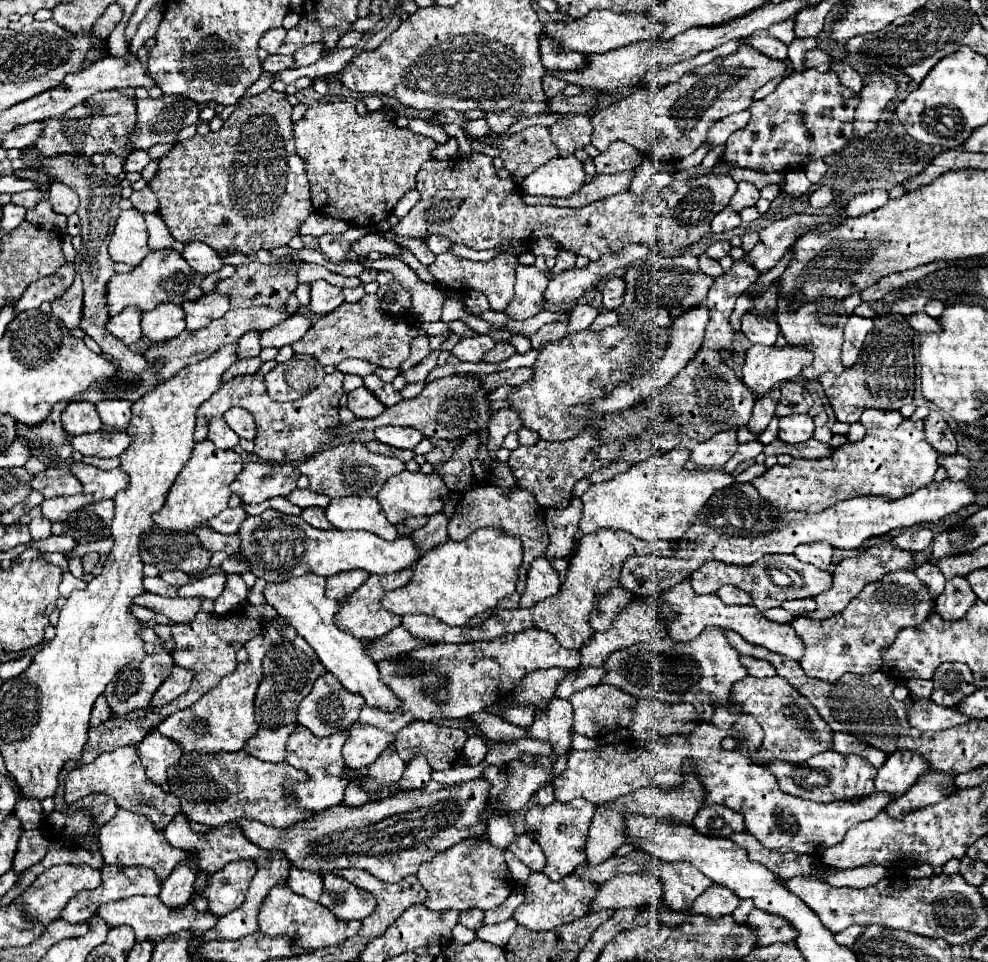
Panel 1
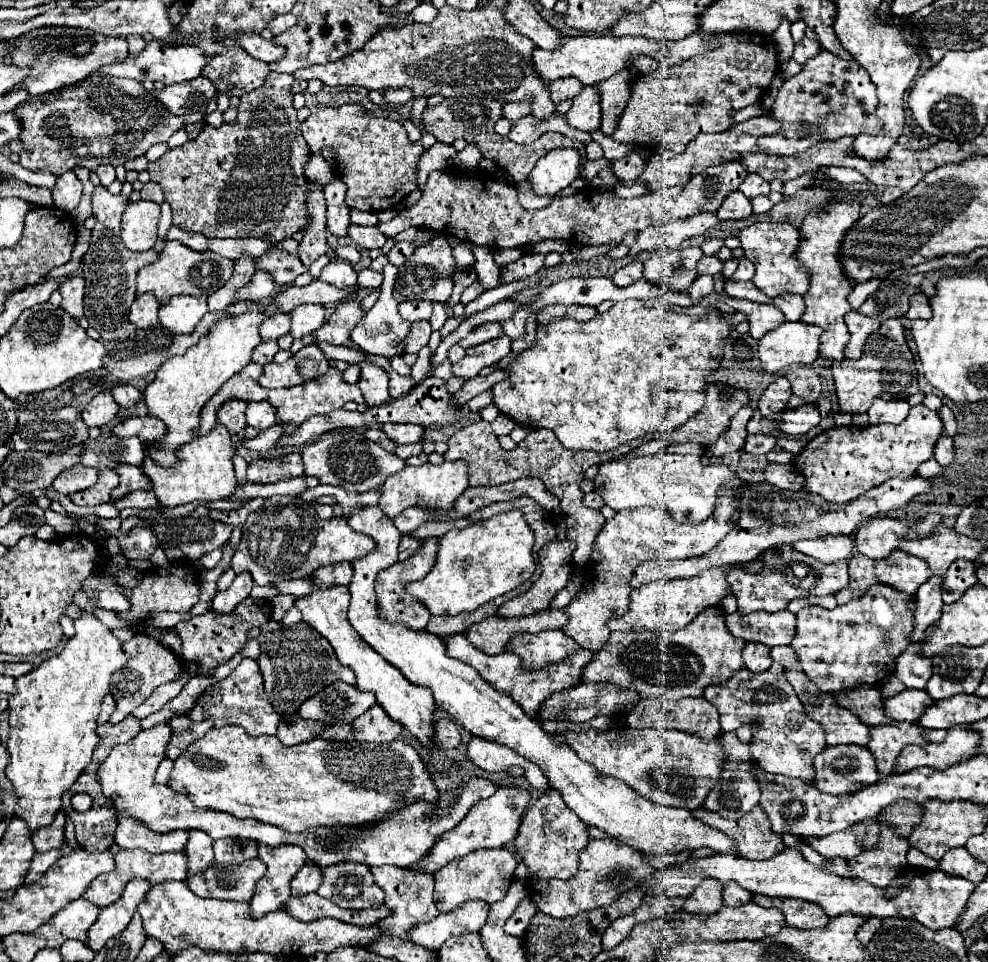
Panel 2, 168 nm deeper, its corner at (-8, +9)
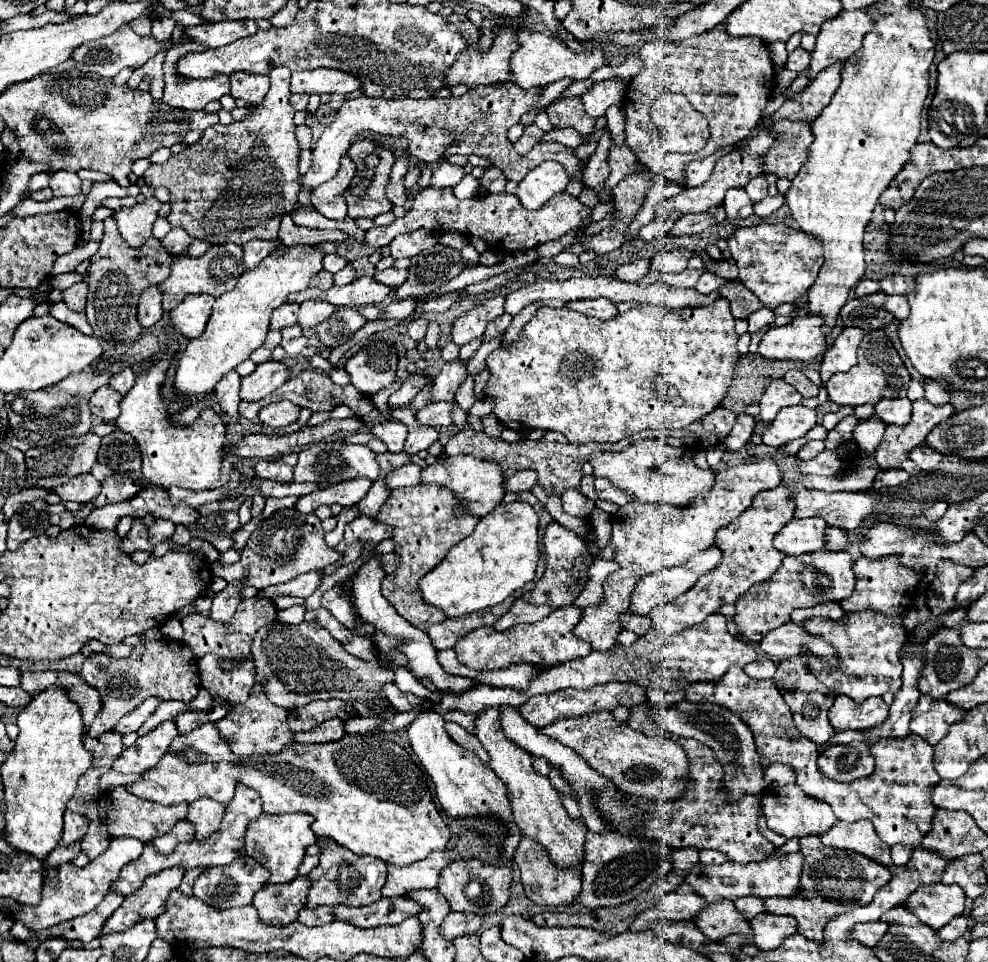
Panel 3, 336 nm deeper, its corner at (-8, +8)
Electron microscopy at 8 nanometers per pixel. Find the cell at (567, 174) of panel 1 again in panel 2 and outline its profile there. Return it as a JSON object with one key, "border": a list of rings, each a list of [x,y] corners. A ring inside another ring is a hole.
{"border":[[[576,148],[550,150],[534,166],[528,180],[536,194],[554,196],[578,178],[580,162],[582,162],[582,154]]]}

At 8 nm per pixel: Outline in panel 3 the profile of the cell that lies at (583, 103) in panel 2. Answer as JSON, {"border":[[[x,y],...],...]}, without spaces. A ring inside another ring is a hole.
{"border":[[[608,79],[602,83],[596,83],[584,97],[582,103],[586,107],[586,113],[590,117],[600,117],[606,113],[606,109],[610,105],[622,103],[622,99],[626,97],[628,91],[628,83],[622,79]]]}

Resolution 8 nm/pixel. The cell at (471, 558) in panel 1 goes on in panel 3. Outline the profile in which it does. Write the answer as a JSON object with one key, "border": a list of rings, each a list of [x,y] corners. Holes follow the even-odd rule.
{"border":[[[508,503],[498,505],[492,513],[480,519],[472,535],[462,539],[458,545],[454,545],[448,555],[438,563],[426,577],[420,579],[420,591],[428,603],[434,603],[440,607],[448,617],[462,617],[468,613],[474,613],[478,609],[486,609],[492,605],[502,603],[508,595],[512,595],[516,589],[524,587],[528,581],[534,579],[536,565],[540,559],[538,549],[538,515],[528,503]]]}

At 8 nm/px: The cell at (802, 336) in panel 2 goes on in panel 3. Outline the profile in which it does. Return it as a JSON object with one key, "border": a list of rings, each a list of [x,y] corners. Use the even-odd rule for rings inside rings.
{"border":[[[796,315],[788,325],[774,327],[760,341],[760,355],[766,359],[790,359],[810,363],[826,351],[822,333],[824,321],[818,315]]]}

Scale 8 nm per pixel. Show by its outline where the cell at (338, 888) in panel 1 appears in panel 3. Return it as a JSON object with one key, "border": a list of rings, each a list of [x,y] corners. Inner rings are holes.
{"border":[[[318,837],[318,847],[320,847],[320,863],[308,875],[312,887],[306,897],[306,907],[310,909],[320,905],[360,907],[382,899],[380,889],[386,883],[386,863],[370,855],[354,855],[352,851],[346,851],[342,845],[334,843],[334,839]]]}

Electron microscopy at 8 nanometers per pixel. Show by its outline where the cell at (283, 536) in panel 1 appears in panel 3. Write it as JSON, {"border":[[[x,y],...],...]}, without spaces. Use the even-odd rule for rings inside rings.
{"border":[[[282,509],[274,513],[270,519],[262,521],[258,529],[248,539],[246,547],[242,549],[242,559],[234,565],[212,565],[214,575],[224,577],[228,583],[242,581],[242,585],[252,585],[256,589],[266,589],[270,585],[278,585],[290,581],[308,571],[320,571],[326,565],[332,565],[342,555],[336,549],[330,549],[324,541],[324,529],[320,519],[310,513],[302,515],[294,509]]]}

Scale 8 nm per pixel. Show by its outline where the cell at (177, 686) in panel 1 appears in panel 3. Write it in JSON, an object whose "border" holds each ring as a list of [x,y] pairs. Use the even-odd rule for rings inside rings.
{"border":[[[152,697],[152,699],[146,699],[138,709],[134,709],[130,715],[124,715],[118,723],[116,723],[116,727],[114,727],[114,731],[118,731],[120,735],[126,735],[126,733],[132,733],[132,731],[138,731],[140,727],[142,727],[142,723],[156,711],[156,707],[160,705],[160,699],[156,699],[156,697]]]}

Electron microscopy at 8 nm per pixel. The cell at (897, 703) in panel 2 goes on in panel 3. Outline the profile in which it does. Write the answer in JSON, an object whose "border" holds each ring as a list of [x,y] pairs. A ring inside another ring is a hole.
{"border":[[[846,695],[836,697],[830,709],[830,725],[834,731],[866,731],[874,725],[880,725],[888,715],[888,705],[878,699],[870,697],[864,703],[854,703]]]}

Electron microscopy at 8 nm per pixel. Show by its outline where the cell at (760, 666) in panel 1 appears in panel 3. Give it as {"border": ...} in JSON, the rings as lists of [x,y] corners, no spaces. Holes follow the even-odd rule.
{"border":[[[758,657],[754,663],[746,665],[744,671],[752,679],[772,679],[774,671],[776,671],[776,665],[768,657]]]}

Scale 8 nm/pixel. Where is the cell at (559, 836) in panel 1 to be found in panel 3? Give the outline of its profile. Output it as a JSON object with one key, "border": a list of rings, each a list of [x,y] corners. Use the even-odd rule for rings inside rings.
{"border":[[[522,837],[518,849],[516,849],[516,857],[514,857],[516,865],[520,867],[520,877],[526,889],[526,897],[540,907],[570,907],[574,905],[576,897],[580,895],[580,873],[570,869],[560,869],[548,859],[546,851],[540,849],[538,843],[532,843],[532,839]]]}

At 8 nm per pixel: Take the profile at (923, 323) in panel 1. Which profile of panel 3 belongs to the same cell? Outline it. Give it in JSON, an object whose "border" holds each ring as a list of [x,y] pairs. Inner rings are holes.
{"border":[[[890,295],[890,297],[886,297],[884,307],[896,319],[906,319],[908,317],[908,303],[906,303],[906,297],[902,297],[902,295]]]}

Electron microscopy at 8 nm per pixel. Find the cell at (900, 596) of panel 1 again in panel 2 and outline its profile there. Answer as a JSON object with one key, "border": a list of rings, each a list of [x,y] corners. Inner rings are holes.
{"border":[[[888,584],[870,586],[862,598],[832,610],[808,606],[798,614],[796,636],[790,646],[796,650],[804,674],[822,690],[838,692],[858,684],[878,684],[894,674],[894,662],[910,644],[914,630],[914,598],[906,598]]]}

